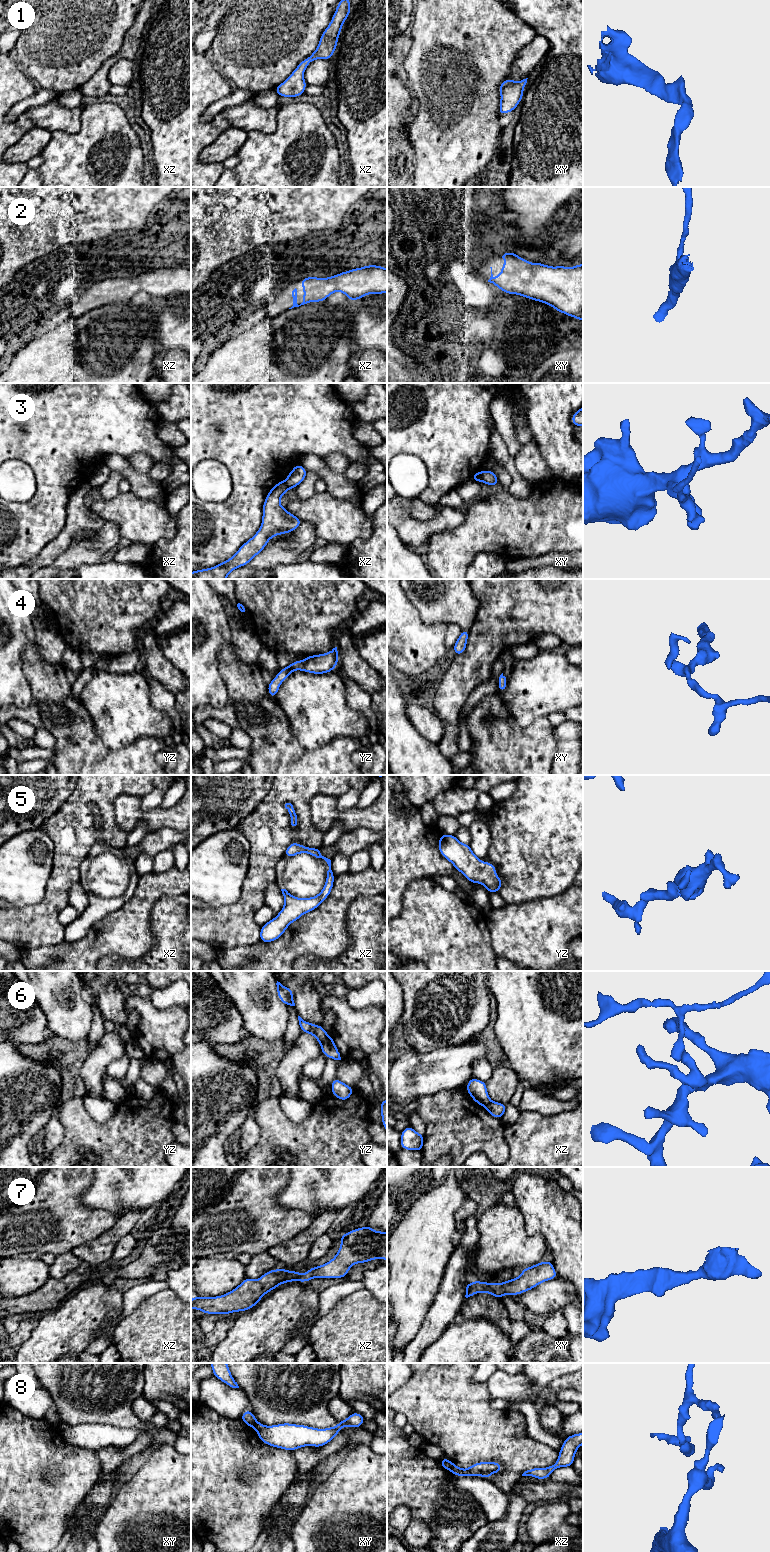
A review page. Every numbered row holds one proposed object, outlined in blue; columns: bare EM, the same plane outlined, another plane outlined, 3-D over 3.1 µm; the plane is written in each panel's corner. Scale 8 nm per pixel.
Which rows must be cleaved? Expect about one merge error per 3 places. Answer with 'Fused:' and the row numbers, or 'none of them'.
Fused: 3, 6, 8

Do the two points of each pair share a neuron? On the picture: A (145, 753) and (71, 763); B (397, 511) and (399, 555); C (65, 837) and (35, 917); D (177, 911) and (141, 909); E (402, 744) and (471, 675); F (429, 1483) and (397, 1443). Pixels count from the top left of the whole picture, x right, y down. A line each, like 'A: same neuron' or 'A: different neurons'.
A: same neuron
B: different neurons
C: same neuron
D: different neurons
E: different neurons
F: same neuron

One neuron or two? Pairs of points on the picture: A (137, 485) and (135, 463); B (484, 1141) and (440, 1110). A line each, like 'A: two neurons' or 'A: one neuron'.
A: two neurons
B: one neuron

